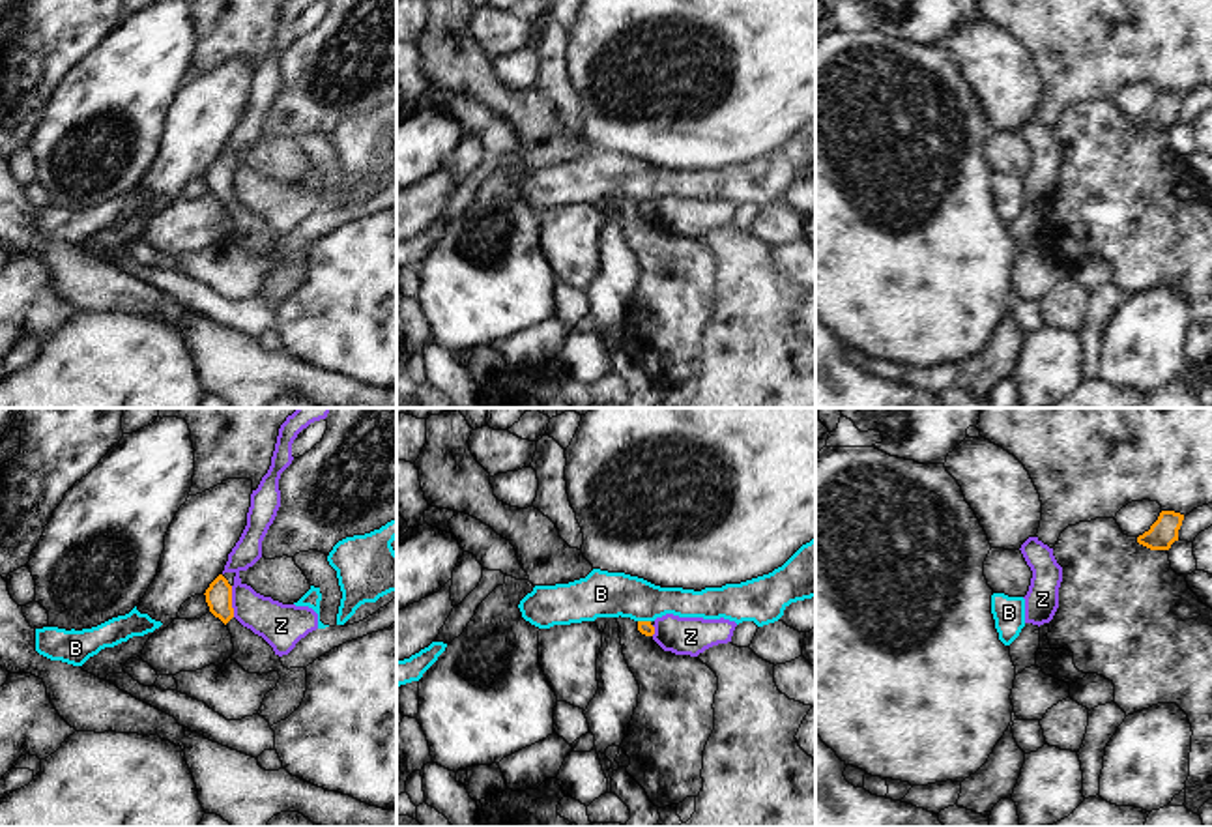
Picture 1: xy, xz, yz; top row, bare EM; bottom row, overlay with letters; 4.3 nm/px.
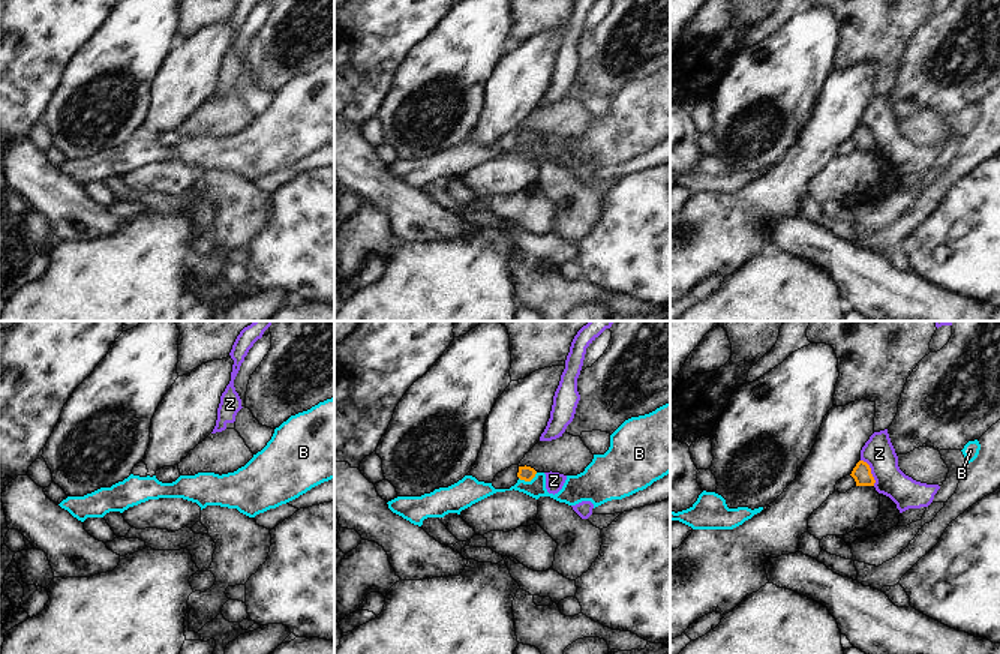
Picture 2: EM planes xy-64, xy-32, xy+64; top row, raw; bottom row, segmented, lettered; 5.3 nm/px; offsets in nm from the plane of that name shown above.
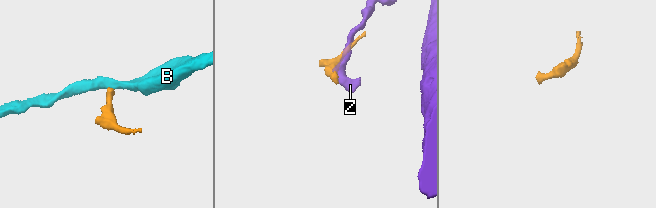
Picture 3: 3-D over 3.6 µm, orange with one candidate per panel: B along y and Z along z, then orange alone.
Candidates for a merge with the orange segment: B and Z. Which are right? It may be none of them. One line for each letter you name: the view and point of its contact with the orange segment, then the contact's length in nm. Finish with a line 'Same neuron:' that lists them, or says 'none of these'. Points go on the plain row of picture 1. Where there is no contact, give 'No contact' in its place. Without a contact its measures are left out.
Same neuron: none of these.

